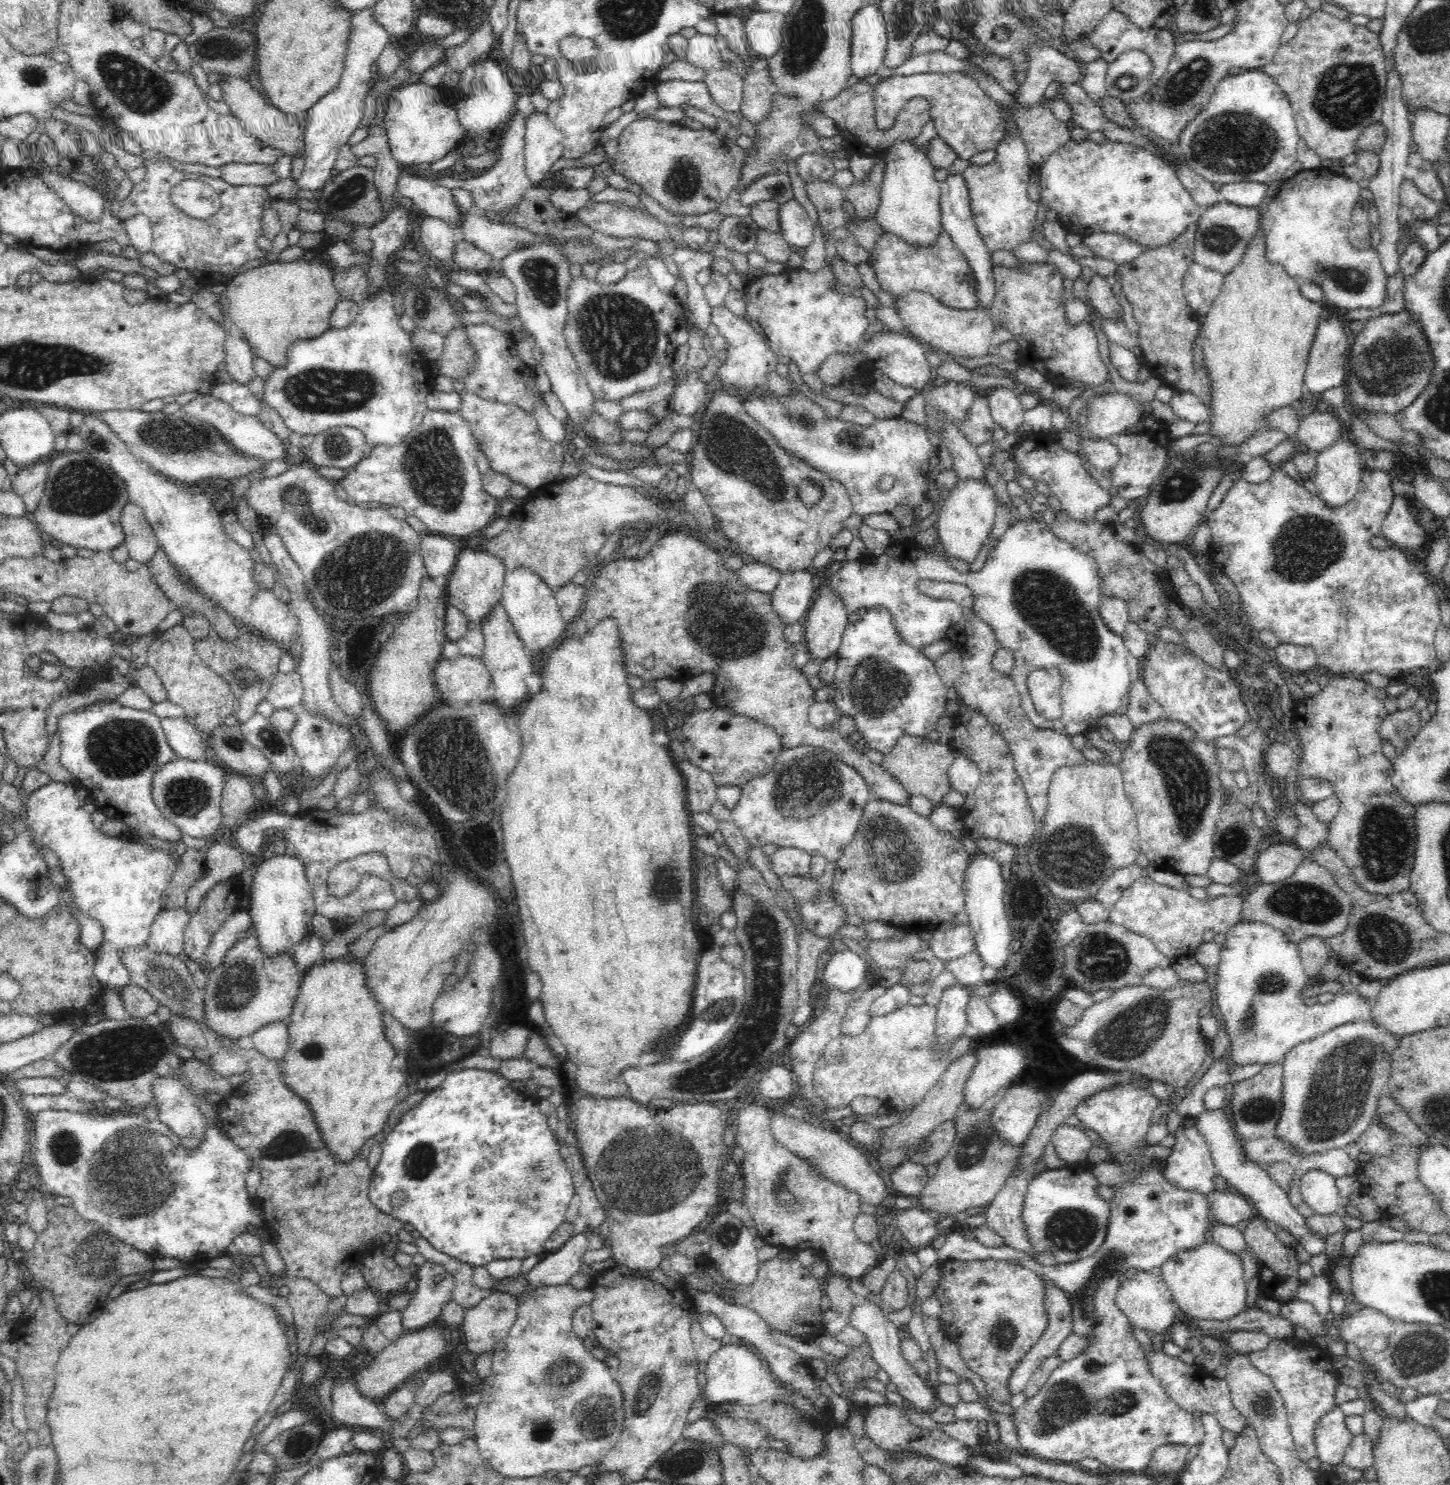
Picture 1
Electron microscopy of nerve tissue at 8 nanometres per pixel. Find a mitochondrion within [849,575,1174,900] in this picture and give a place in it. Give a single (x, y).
(1070, 853)

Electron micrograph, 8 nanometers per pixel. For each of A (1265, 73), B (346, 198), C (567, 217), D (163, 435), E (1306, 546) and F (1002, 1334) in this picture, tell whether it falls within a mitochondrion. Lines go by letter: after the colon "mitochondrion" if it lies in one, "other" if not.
A: other
B: mitochondrion
C: other
D: mitochondrion
E: mitochondrion
F: mitochondrion

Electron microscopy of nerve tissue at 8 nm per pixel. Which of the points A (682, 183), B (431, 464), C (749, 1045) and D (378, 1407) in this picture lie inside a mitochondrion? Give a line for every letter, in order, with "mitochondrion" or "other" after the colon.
A: mitochondrion
B: mitochondrion
C: mitochondrion
D: other

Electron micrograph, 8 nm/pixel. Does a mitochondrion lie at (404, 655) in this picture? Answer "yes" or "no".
no

